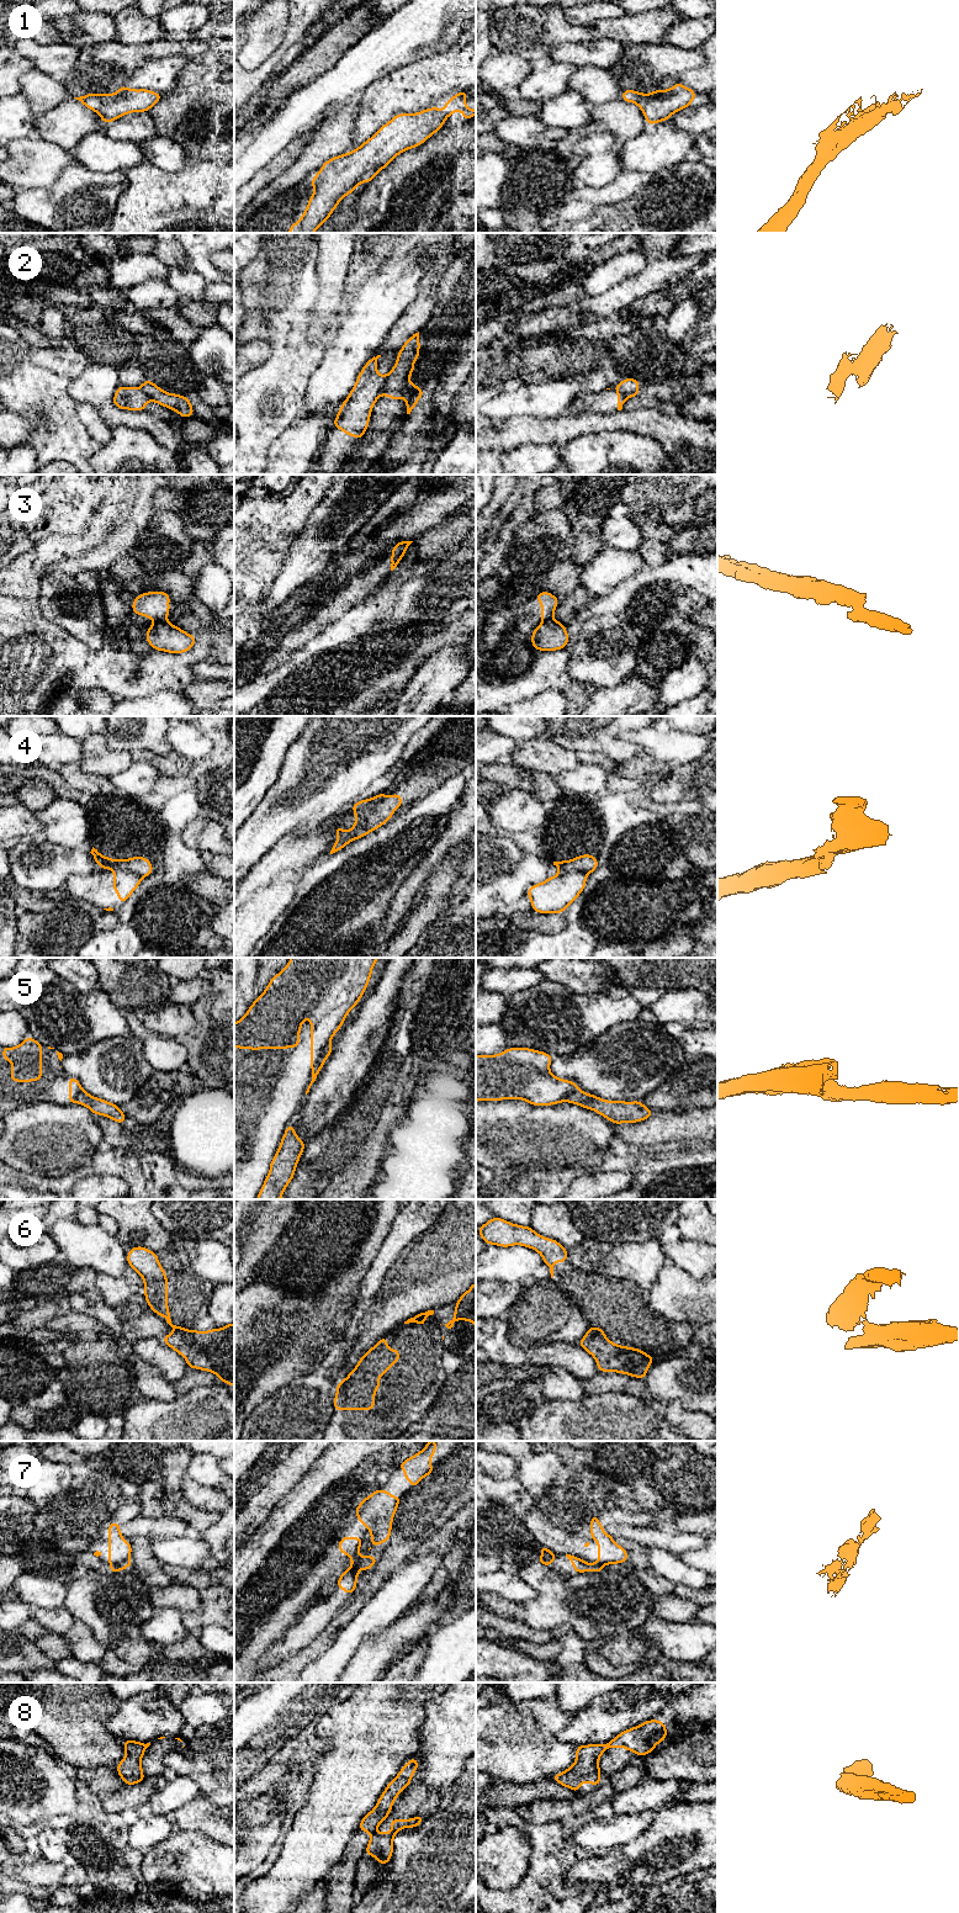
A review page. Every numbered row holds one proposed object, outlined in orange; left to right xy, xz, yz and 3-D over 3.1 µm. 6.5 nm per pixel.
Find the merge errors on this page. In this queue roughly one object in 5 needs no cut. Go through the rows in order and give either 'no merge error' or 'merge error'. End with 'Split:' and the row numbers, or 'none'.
1: no merge error
2: merge error
3: merge error
4: merge error
5: merge error
6: merge error
7: merge error
8: merge error
Split: 2, 3, 4, 5, 6, 7, 8

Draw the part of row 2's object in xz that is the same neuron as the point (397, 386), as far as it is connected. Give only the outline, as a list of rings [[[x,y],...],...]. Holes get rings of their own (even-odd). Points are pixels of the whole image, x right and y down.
[[[419,332],[413,334],[402,346],[397,355],[393,369],[387,375],[382,394],[393,401],[406,398],[407,414],[410,414],[418,399],[424,396],[424,391],[409,382],[409,376],[414,371],[414,361],[419,357]]]

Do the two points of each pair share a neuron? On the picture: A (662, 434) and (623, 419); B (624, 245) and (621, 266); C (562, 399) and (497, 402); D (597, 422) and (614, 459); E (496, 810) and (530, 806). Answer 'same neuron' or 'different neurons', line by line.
A: same neuron
B: different neurons
C: same neuron
D: different neurons
E: same neuron

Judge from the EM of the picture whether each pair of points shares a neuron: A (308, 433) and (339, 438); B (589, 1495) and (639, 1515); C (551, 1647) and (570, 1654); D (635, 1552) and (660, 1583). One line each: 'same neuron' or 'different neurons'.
A: different neurons
B: same neuron
C: different neurons
D: same neuron

